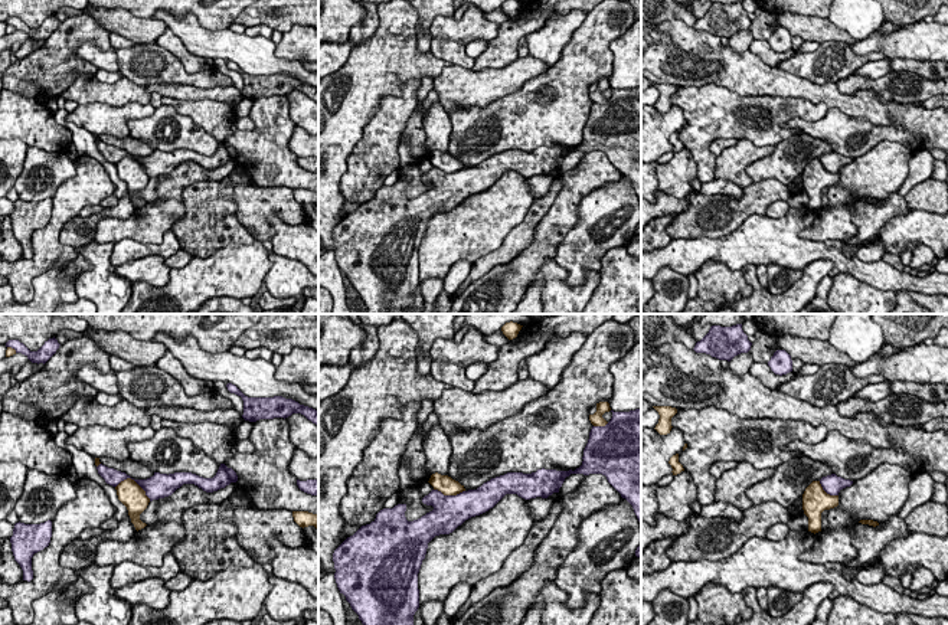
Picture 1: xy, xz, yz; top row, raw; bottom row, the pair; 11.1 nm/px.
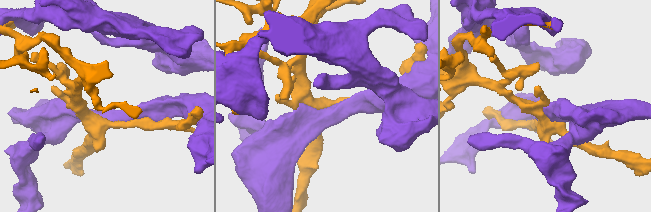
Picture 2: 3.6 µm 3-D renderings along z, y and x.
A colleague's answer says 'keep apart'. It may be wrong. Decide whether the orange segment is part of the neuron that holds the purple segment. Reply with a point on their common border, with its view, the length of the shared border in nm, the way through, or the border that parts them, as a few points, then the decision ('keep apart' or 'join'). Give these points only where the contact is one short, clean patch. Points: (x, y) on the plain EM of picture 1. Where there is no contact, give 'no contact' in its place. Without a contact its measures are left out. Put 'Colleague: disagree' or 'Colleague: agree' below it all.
meets purple in xy at (134, 157); contact 440 nm long; keep apart
Colleague: agree

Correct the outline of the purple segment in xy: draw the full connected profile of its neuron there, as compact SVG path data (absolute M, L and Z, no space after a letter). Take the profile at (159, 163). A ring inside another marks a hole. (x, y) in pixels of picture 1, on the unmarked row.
M220 141L213 156L203 156L192 150L174 150L169 153L154 150L154 153L147 157L134 158L146 168L150 179L153 179L171 173L183 161L194 161L206 170L213 170L225 166L231 160L236 160L238 153L232 145Z

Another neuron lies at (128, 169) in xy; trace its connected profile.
M131 156L121 158L115 167L118 177L127 184L128 193L135 207L138 209L144 206L147 202L140 197L140 192L150 180L146 168Z

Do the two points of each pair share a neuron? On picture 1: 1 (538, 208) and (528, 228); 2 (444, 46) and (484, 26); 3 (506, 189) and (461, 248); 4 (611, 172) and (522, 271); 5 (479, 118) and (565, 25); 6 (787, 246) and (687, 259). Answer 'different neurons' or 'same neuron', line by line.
1: same neuron
2: different neurons
3: same neuron
4: same neuron
5: different neurons
6: same neuron

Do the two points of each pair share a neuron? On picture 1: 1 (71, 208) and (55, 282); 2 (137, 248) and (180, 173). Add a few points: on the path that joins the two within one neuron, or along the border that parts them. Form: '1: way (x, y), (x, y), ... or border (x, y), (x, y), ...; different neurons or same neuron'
1: border (75, 248), (74, 258), (38, 274), (32, 290); different neurons
2: border (170, 229), (159, 244), (115, 244); different neurons

